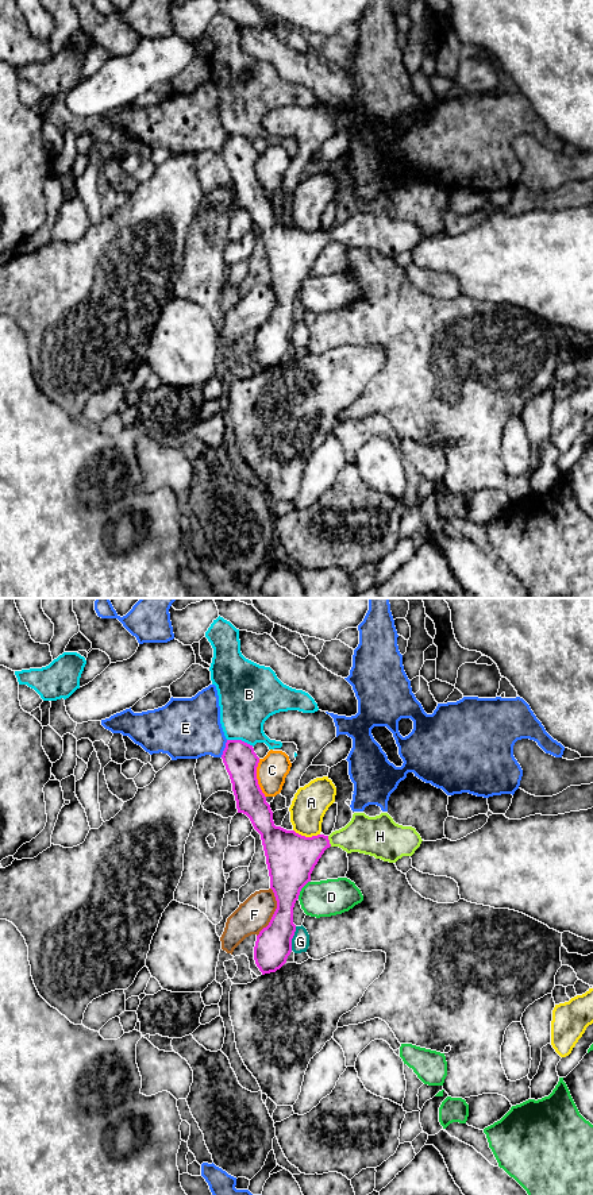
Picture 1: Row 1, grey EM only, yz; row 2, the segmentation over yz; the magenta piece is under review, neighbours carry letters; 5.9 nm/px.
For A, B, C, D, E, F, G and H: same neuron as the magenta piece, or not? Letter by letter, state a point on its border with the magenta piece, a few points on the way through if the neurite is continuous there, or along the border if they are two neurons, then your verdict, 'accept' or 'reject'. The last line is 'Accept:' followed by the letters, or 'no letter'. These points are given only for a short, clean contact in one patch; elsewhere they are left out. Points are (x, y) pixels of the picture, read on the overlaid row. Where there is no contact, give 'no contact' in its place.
A: contact yz (307, 837); reject
B: contact yz (241, 740); reject
C: contact yz (255, 778); border yz (258, 759), (257, 783), (265, 797); reject
D: contact yz (300, 890); border yz (310, 881), (301, 889), (297, 898); reject
E: contact yz (224, 748); reject
F: contact yz (274, 912); reject
G: contact yz (292, 937); border yz (296, 926), (291, 949); reject
H: contact yz (328, 841); way yz (291, 858), (328, 841), (366, 835); accept
Accept: H

